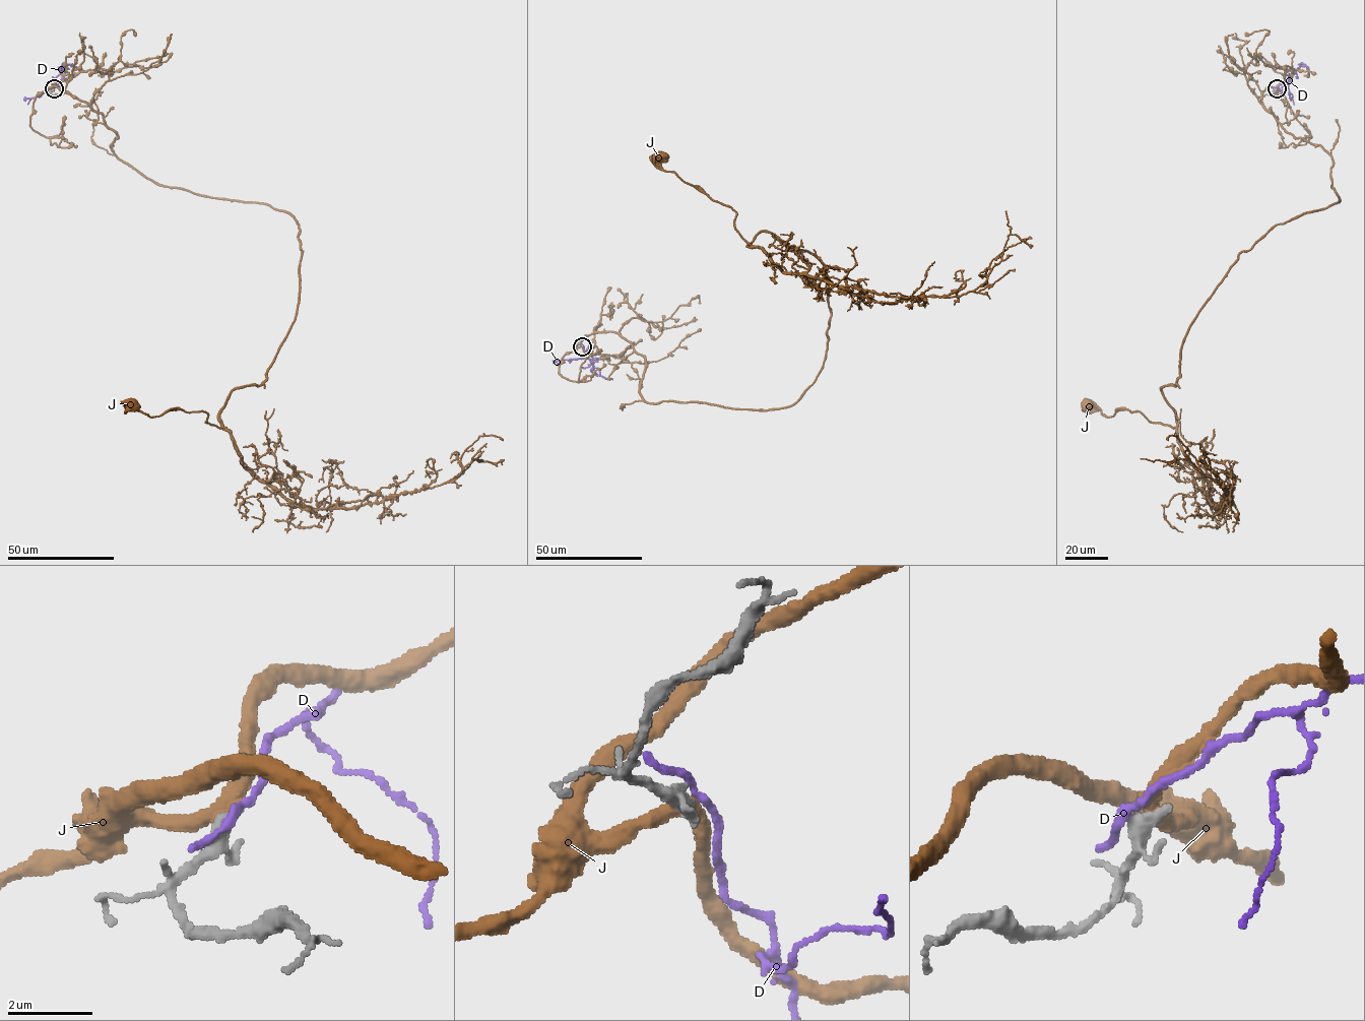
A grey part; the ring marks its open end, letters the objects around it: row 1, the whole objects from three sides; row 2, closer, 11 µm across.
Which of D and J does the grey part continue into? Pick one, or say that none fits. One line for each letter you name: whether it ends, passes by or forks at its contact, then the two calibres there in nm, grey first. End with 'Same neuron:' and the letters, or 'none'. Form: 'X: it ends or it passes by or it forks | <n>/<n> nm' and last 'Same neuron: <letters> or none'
Same neuron: none

